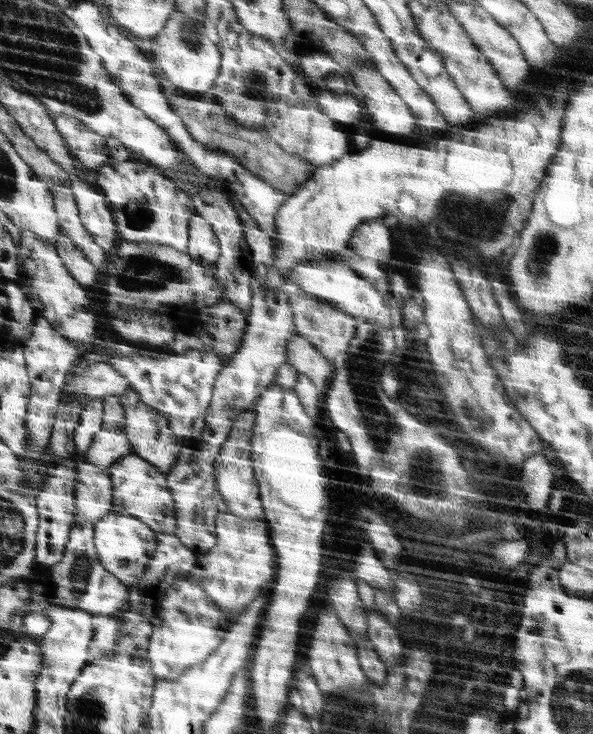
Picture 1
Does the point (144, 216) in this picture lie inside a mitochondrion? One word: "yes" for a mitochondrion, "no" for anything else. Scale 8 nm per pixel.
yes

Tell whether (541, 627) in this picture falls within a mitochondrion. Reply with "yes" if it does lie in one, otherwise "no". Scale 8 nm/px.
yes

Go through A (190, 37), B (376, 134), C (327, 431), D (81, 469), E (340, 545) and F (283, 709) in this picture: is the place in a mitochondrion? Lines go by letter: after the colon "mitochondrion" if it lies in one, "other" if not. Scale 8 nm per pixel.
A: mitochondrion
B: other
C: other
D: other
E: other
F: other

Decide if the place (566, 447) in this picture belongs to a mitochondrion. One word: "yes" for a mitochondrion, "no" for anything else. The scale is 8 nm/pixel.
no

